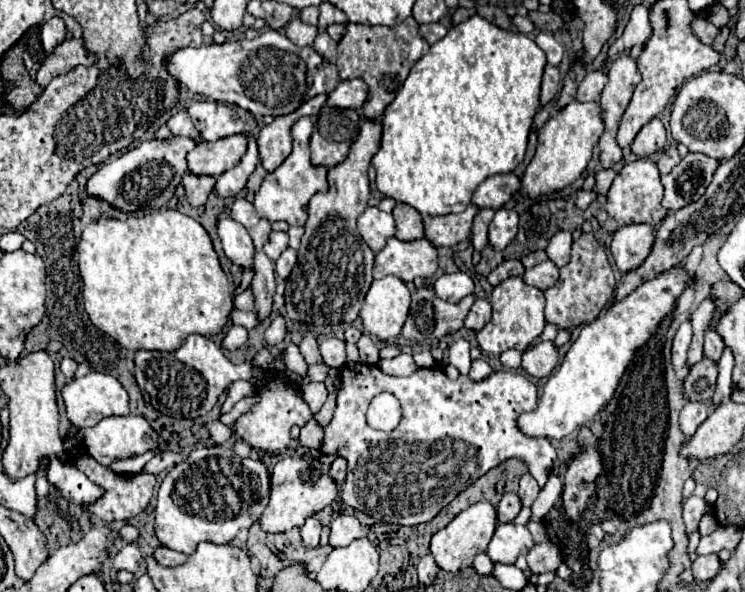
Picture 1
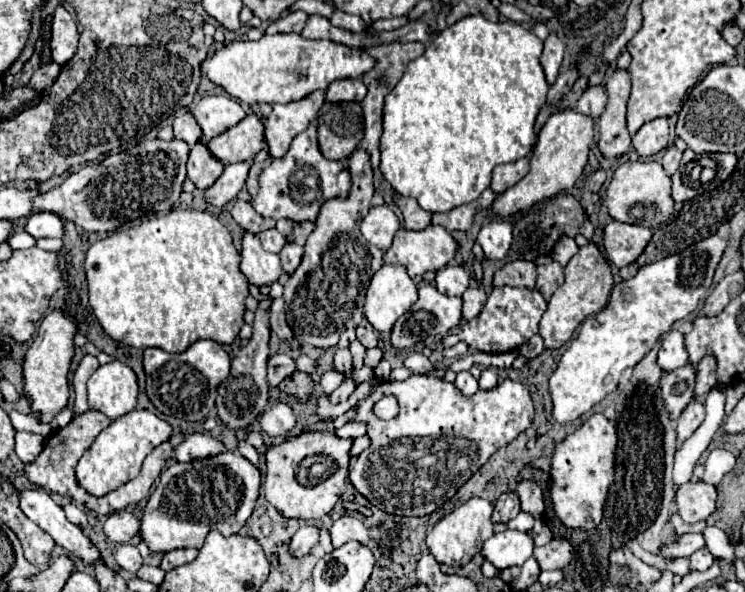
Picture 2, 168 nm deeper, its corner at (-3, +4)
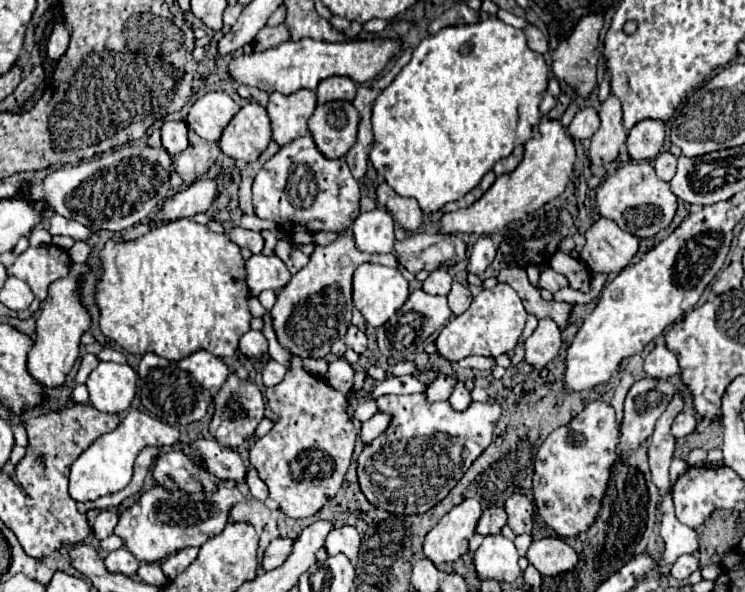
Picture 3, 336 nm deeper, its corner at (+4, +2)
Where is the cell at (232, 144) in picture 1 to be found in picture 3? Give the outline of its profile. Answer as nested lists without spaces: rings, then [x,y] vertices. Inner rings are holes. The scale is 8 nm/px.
[[[248,102],[230,120],[218,144],[226,156],[238,162],[254,162],[266,150],[270,140],[272,130],[266,108],[258,102]]]

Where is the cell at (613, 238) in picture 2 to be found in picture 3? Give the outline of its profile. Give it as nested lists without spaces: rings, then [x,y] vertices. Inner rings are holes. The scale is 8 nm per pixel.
[[[600,218],[586,230],[586,244],[580,252],[580,260],[594,274],[612,274],[612,272],[620,272],[622,268],[626,268],[630,260],[636,256],[636,252],[638,252],[638,238],[620,230],[612,220]]]

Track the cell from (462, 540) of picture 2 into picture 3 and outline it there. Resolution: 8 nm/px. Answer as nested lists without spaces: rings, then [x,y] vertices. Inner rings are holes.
[[[474,498],[462,500],[424,538],[424,554],[436,566],[442,562],[454,562],[468,552],[468,540],[472,538],[478,518],[482,514],[480,502]]]

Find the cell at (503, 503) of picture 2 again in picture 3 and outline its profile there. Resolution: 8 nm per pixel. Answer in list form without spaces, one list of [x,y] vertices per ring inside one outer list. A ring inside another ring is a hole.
[[[488,508],[482,512],[480,520],[478,520],[478,526],[476,526],[476,532],[482,534],[482,536],[488,536],[488,534],[498,534],[502,530],[502,526],[506,524],[506,512],[504,508]]]

